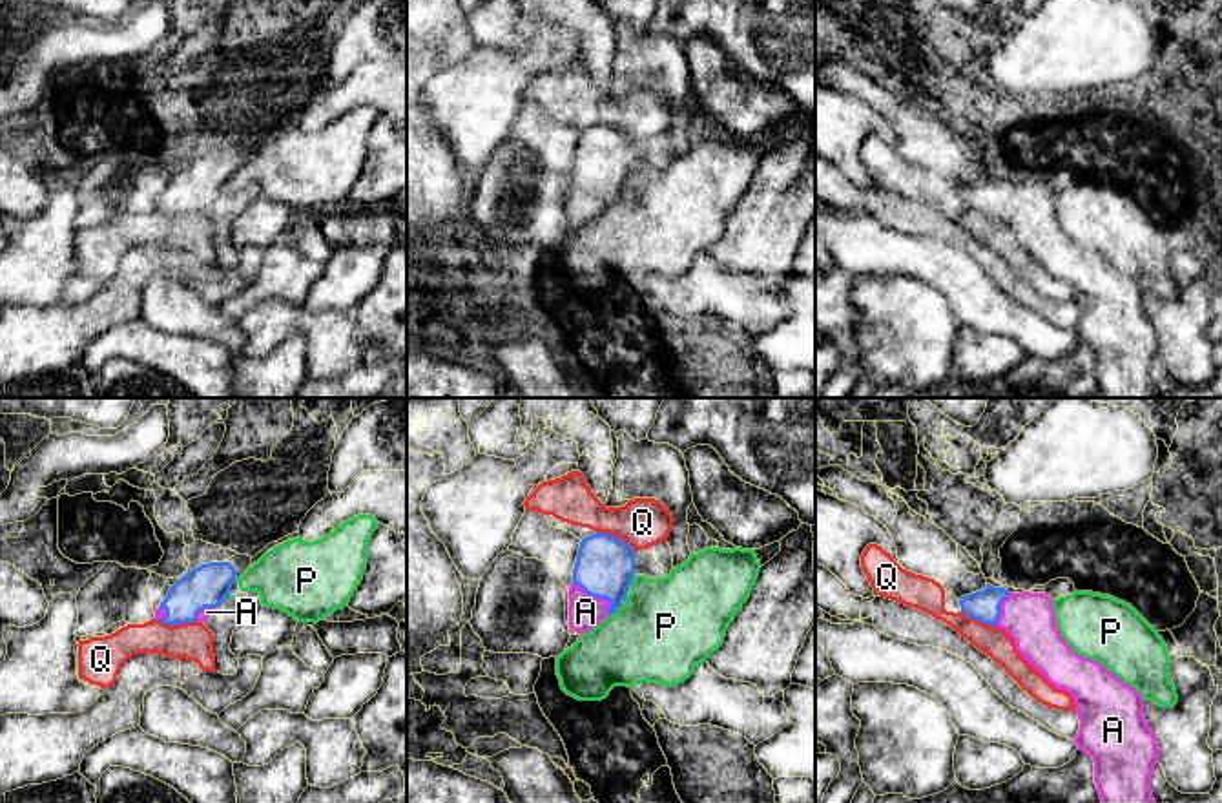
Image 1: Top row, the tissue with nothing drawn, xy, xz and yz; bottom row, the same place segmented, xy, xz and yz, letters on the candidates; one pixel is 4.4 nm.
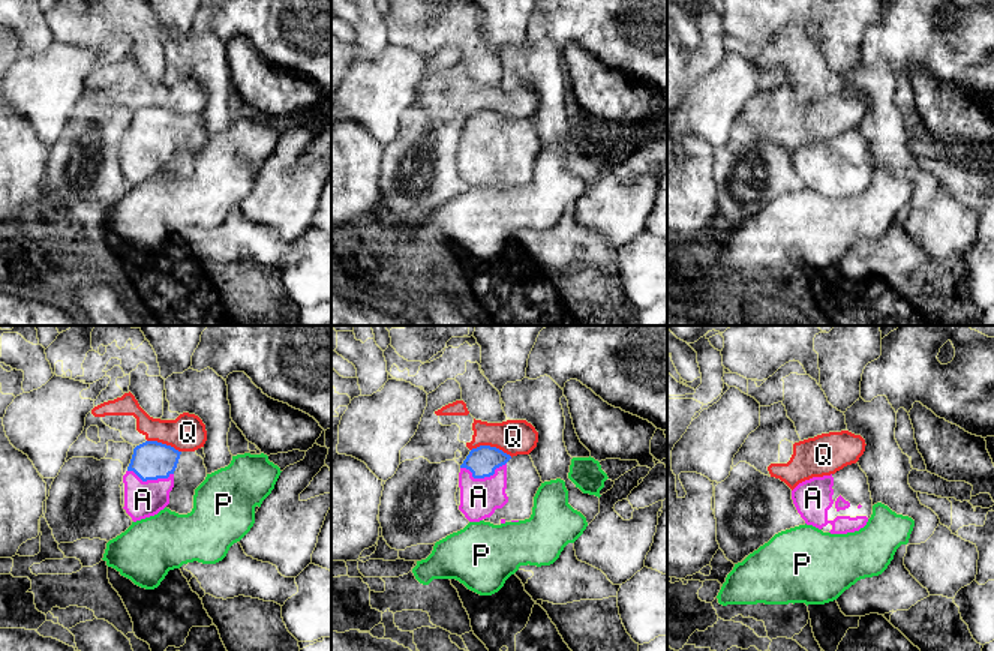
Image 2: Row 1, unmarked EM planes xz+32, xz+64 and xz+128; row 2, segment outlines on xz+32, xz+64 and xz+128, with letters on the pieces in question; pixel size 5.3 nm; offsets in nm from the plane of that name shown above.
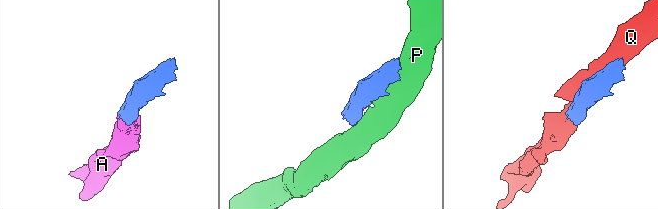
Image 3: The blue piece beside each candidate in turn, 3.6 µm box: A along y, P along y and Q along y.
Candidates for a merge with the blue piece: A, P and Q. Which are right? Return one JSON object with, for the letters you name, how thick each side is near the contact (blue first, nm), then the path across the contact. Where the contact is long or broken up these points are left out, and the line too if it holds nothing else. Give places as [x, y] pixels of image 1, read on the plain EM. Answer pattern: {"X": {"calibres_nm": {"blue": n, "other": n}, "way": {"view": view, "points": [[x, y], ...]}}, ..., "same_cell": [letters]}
{"A": {"calibres_nm": {"blue": 260, "other": 150}, "way": {"view": "xz", "points": [[604, 159], [597, 188], [586, 203]]}}, "same_cell": ["A"]}

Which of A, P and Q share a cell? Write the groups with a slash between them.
A / P / Q

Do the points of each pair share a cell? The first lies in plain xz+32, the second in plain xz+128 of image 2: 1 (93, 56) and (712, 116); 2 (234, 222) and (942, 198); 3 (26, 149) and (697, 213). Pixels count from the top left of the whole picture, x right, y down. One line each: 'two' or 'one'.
1: one
2: two
3: one

